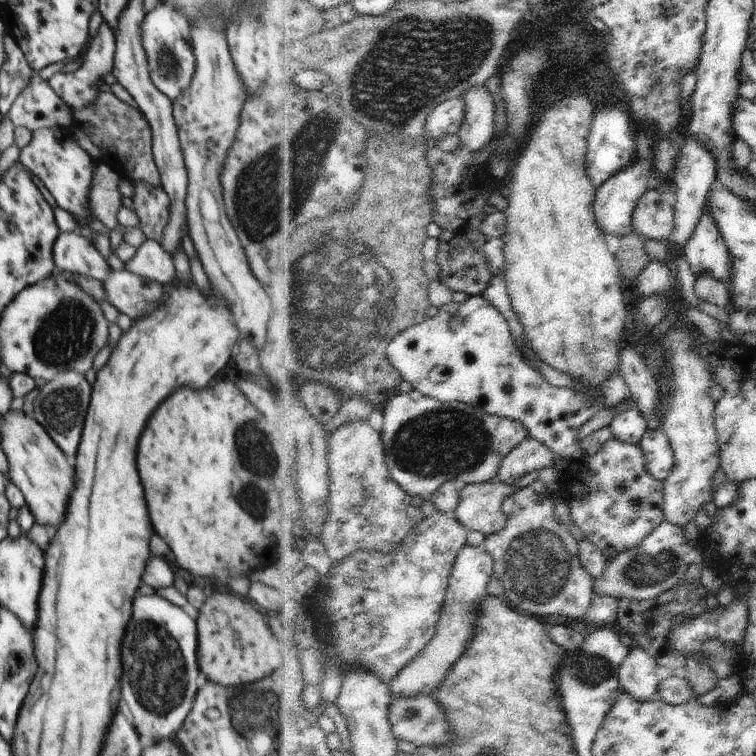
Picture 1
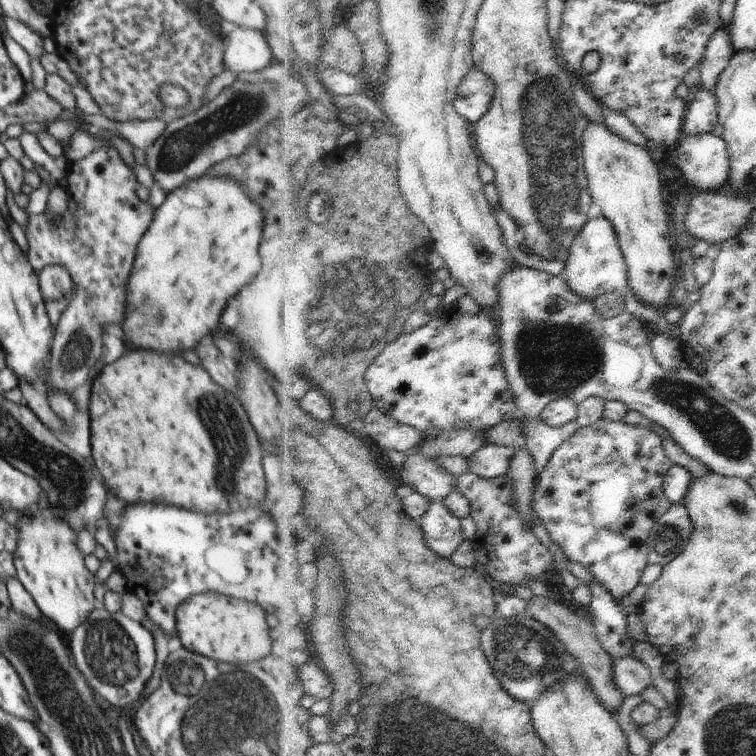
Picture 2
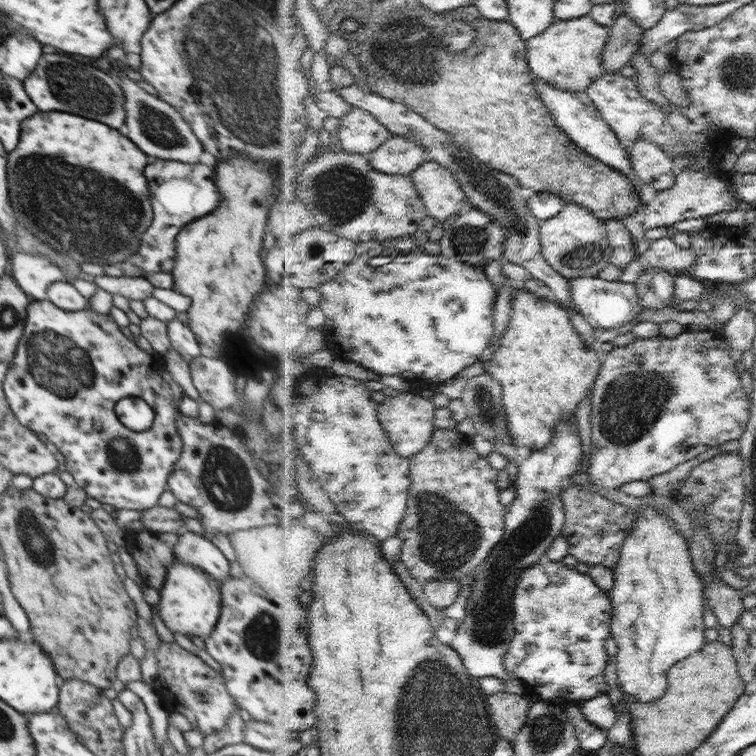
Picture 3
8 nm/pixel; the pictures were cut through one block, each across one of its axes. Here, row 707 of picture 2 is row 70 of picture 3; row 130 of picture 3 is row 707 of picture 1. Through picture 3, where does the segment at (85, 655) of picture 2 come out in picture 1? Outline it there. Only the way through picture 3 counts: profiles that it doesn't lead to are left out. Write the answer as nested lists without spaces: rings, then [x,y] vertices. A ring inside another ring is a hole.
[[[136,596],[134,614],[122,644],[122,660],[124,660],[122,700],[130,708],[132,724],[136,732],[140,734],[140,738],[146,738],[148,743],[154,738],[159,740],[174,736],[182,728],[188,713],[192,710],[192,700],[198,692],[196,646],[198,646],[197,622],[192,620],[180,606],[160,596]]]

